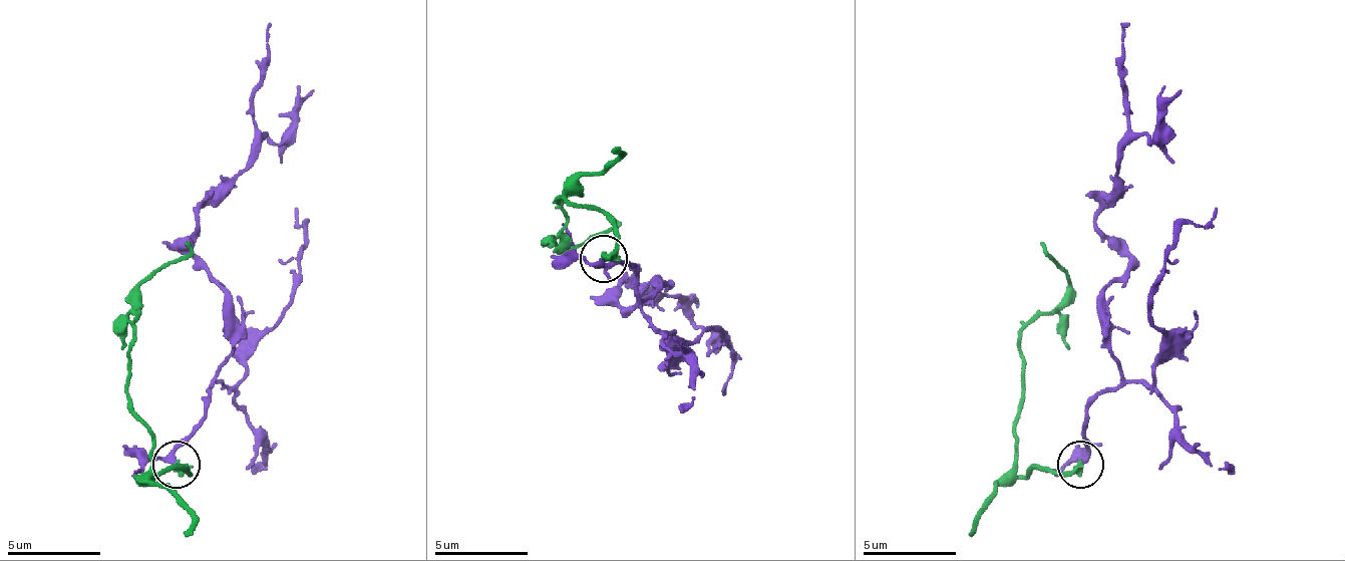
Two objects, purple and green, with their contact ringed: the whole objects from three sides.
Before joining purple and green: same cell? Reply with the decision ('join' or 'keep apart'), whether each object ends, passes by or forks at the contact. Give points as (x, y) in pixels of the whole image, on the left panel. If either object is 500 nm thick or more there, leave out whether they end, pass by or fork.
join | purple passes by | green ends

